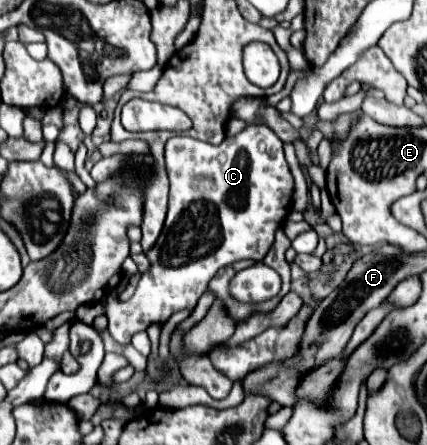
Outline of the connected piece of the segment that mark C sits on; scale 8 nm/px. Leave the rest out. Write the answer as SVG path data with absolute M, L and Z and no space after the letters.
M249 125L221 145L209 145L185 135L171 137L165 145L165 165L171 181L169 213L155 247L147 251L151 267L141 275L137 291L129 301L117 301L117 297L103 299L109 333L121 345L129 345L131 337L137 331L145 331L151 323L163 325L173 313L193 309L221 267L241 259L261 261L275 241L275 231L287 221L293 203L293 175L283 155L283 141L267 125Z

